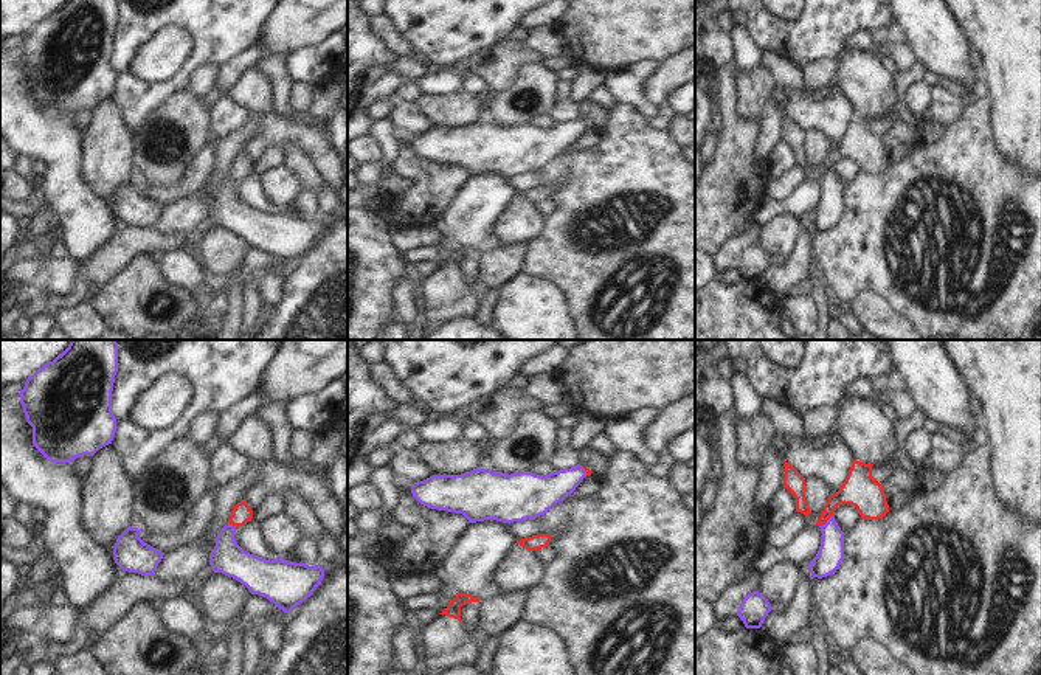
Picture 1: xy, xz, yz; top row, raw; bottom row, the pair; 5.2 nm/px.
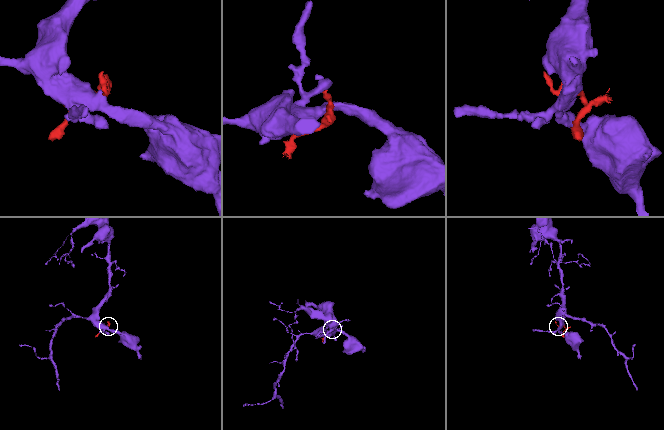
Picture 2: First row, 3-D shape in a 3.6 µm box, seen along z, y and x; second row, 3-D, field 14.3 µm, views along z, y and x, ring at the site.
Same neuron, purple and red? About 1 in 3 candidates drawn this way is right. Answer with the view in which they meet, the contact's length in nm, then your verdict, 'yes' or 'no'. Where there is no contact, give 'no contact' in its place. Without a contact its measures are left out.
yz | 90 nm | no

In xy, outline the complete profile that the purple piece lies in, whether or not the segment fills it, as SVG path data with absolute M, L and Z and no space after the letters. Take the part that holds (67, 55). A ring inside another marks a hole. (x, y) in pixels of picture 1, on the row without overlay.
M67 0L53 14L39 20L19 45L26 74L33 79L34 99L51 115L70 115L93 109L112 96L116 70L112 43L118 25L118 0Z

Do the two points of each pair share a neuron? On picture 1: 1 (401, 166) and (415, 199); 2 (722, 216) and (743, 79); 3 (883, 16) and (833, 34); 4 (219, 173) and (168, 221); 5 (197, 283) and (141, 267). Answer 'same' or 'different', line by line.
1: same
2: different
3: same
4: same
5: different

